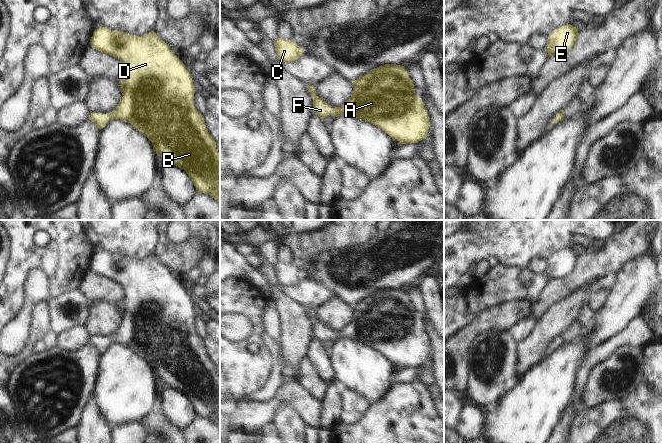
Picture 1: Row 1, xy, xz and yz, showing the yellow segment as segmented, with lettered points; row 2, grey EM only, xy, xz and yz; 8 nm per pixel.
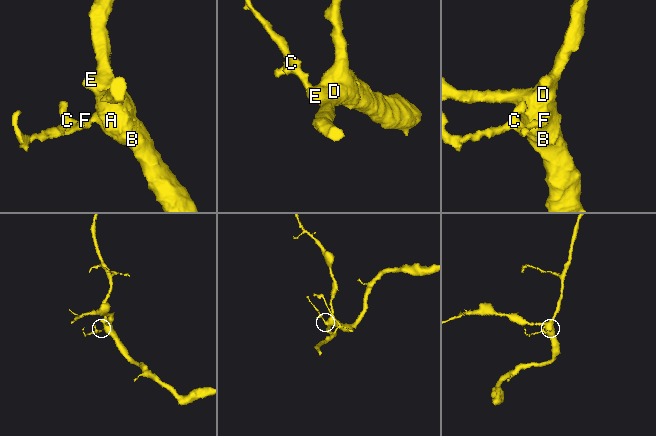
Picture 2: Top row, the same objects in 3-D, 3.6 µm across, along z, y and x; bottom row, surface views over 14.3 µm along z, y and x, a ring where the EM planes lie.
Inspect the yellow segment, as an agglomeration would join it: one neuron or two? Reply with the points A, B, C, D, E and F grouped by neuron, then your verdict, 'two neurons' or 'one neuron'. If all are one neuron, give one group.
groups A B C D E F; one neuron

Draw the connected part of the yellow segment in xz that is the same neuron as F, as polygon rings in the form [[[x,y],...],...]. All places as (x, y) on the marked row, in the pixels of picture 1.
[[[385,64],[352,81],[352,85],[351,97],[336,108],[331,108],[317,96],[316,87],[306,86],[313,100],[313,114],[322,120],[329,114],[333,118],[340,115],[354,116],[382,129],[393,140],[398,140],[399,144],[418,143],[429,134],[428,110],[423,106],[422,99],[415,95],[414,85],[405,66]]]

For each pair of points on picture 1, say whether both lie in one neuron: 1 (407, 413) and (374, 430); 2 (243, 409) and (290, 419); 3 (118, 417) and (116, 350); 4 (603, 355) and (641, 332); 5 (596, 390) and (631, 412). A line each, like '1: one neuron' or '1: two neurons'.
1: one neuron
2: two neurons
3: one neuron
4: one neuron
5: two neurons

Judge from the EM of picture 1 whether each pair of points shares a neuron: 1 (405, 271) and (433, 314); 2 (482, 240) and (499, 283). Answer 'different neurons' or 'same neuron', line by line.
1: different neurons
2: different neurons

